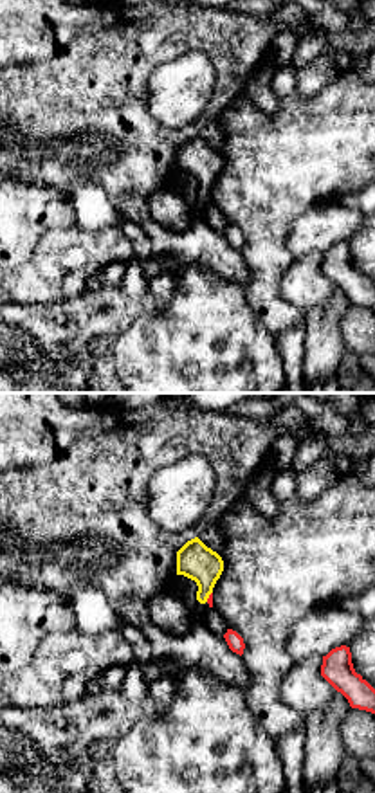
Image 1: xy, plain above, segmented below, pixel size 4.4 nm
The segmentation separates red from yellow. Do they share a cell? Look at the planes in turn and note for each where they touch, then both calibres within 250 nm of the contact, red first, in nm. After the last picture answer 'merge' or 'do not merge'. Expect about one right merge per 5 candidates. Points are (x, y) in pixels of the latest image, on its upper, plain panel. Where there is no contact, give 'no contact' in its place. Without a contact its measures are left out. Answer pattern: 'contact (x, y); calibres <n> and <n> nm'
contact (210, 193); calibres 30 and 160 nm

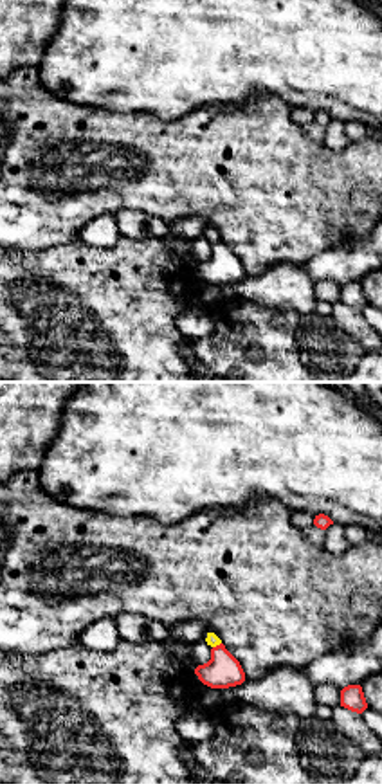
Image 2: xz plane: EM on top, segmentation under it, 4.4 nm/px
contact (217, 242); calibres 160 and 60 nm

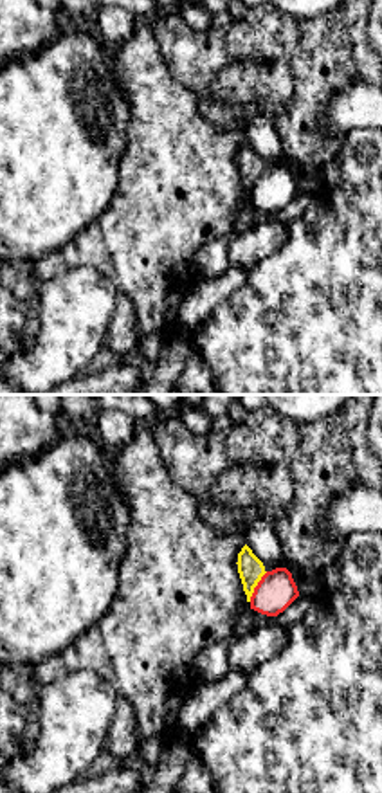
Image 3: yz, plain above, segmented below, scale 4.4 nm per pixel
contact (256, 182); calibres 170 and 120 nm

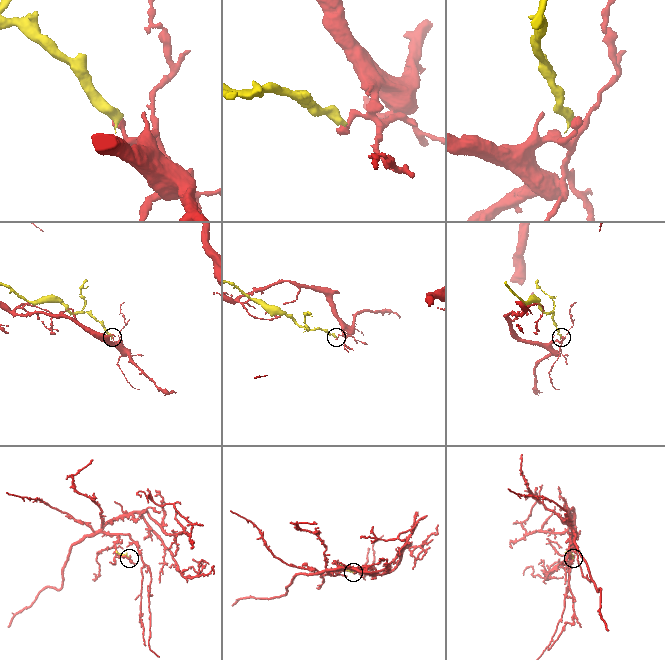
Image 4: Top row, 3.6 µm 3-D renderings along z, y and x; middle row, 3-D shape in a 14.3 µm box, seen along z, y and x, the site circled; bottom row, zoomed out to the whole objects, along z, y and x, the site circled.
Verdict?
do not merge

